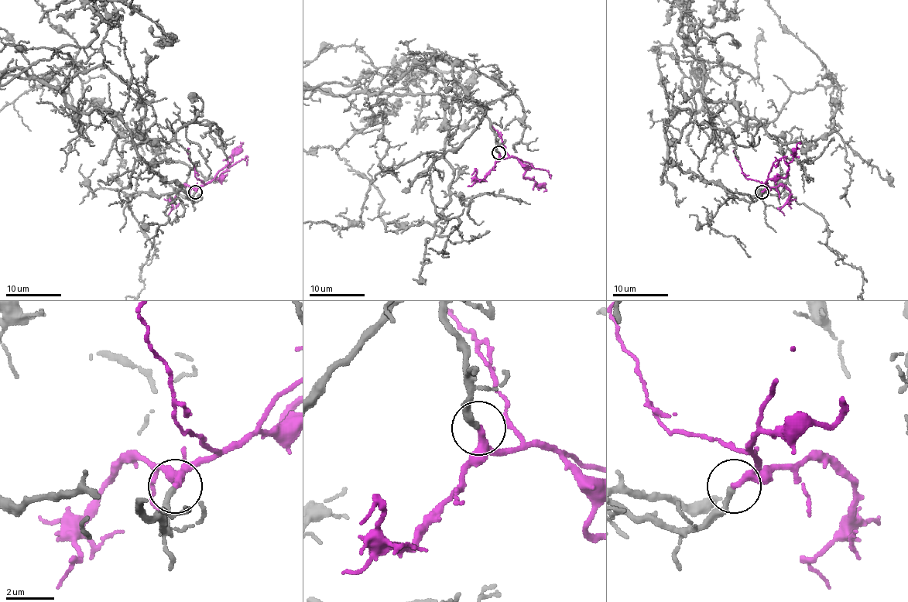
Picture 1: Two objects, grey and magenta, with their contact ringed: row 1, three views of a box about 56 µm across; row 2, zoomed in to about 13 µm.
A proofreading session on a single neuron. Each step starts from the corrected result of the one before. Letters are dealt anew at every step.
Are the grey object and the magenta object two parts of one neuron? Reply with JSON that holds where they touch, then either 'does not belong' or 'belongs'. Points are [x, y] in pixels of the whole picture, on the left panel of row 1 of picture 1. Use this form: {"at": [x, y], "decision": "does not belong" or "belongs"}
{"at": [195, 192], "decision": "belongs"}

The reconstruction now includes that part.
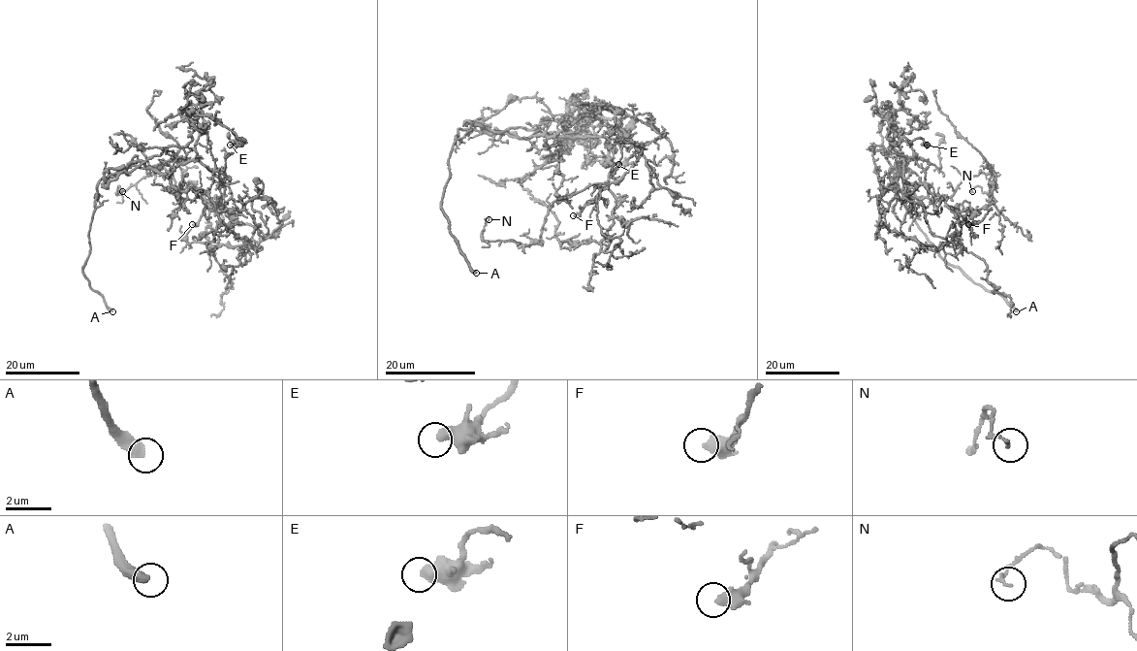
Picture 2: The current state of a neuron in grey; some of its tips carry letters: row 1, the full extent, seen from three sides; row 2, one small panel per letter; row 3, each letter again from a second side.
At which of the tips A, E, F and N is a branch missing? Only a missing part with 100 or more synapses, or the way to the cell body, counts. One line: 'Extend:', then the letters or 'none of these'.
Extend: A

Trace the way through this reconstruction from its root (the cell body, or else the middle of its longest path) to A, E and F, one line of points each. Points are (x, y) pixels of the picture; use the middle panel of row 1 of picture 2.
A: (558, 136), (513, 138), (503, 133), (458, 129), (448, 159), (450, 179), (441, 210), (458, 250), (476, 273)
E: (558, 136), (513, 138), (492, 131), (628, 115), (631, 131), (625, 139), (636, 149), (618, 164)
F: (558, 136), (604, 136), (608, 141), (608, 161), (612, 164), (608, 184), (573, 215)

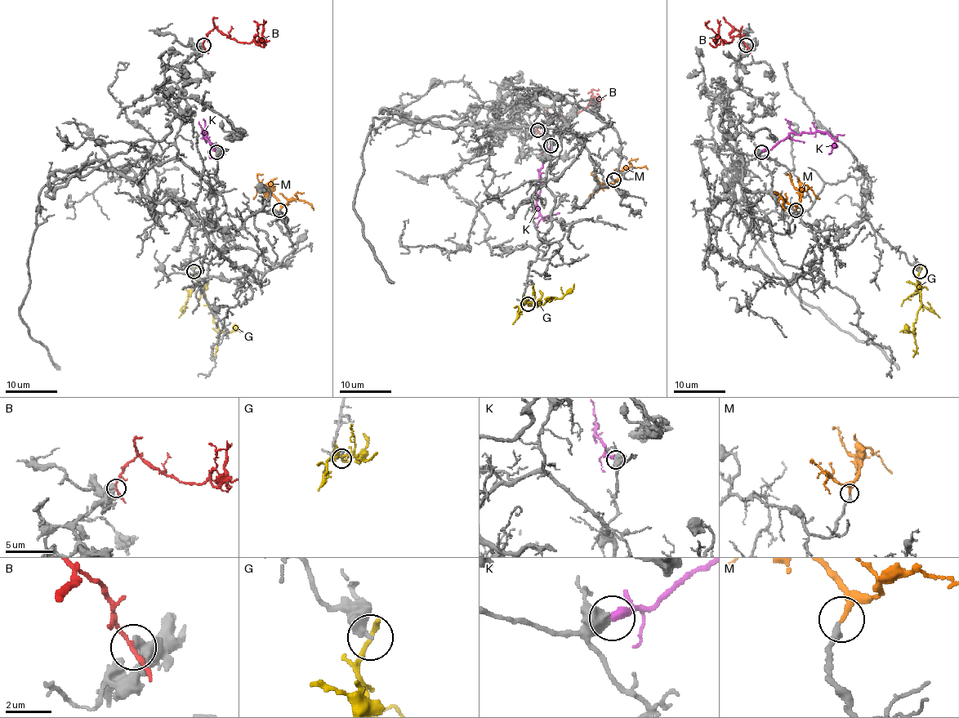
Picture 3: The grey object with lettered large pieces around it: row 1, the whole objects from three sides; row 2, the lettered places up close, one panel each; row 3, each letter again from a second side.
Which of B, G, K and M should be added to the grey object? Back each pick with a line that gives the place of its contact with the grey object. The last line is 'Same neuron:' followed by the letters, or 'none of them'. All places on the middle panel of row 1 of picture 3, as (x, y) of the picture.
M: contact (613, 180)
Same neuron: M

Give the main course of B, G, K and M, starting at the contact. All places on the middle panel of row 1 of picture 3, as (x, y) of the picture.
B: (537, 130), (550, 117), (559, 114), (570, 117), (583, 109), (590, 101), (591, 90), (587, 94)
G: (528, 304), (533, 301), (541, 305), (552, 298), (548, 297)
K: (551, 145), (539, 171), (541, 192), (537, 207), (543, 218), (559, 213)
M: (613, 179), (614, 181), (603, 185), (587, 202)

